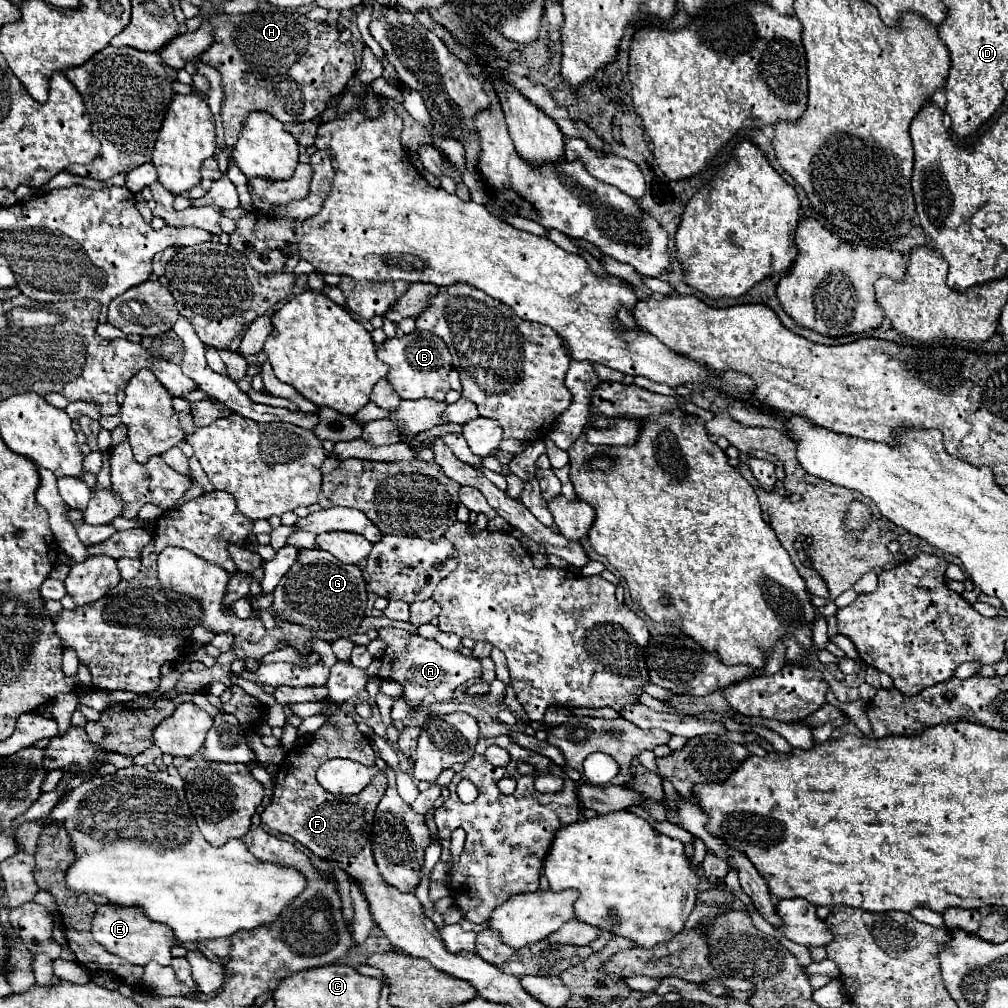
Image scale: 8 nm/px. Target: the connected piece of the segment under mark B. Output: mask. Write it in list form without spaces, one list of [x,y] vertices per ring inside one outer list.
[[[420,331],[420,333],[410,333],[404,337],[386,339],[378,347],[376,357],[390,367],[386,379],[390,381],[390,385],[402,399],[428,397],[434,401],[444,401],[446,393],[450,391],[450,383],[448,383],[448,371],[452,369],[450,353],[444,341],[436,337],[434,333]]]

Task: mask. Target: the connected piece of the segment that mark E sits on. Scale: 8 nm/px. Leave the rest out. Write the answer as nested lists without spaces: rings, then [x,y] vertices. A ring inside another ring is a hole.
[[[100,905],[92,919],[92,937],[112,955],[122,957],[132,965],[148,965],[156,961],[160,965],[170,965],[170,949],[174,945],[174,933],[166,925],[156,925],[140,913],[140,909],[112,909],[110,905]]]

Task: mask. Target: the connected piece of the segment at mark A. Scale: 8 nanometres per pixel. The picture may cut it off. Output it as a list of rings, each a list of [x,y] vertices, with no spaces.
[[[396,627],[378,629],[378,639],[386,643],[386,649],[380,657],[378,677],[384,681],[396,681],[404,689],[404,697],[408,701],[422,701],[426,695],[434,695],[438,701],[450,701],[454,697],[454,689],[470,679],[482,677],[482,667],[478,659],[466,657],[458,651],[448,651],[440,643],[432,639],[424,639],[418,633],[410,633]]]

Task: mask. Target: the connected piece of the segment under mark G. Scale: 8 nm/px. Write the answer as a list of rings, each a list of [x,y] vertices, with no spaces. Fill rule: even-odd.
[[[300,549],[296,563],[280,579],[274,591],[274,605],[278,619],[300,623],[310,629],[330,629],[330,631],[354,631],[366,611],[366,583],[358,565],[342,563],[332,553],[322,549]]]

